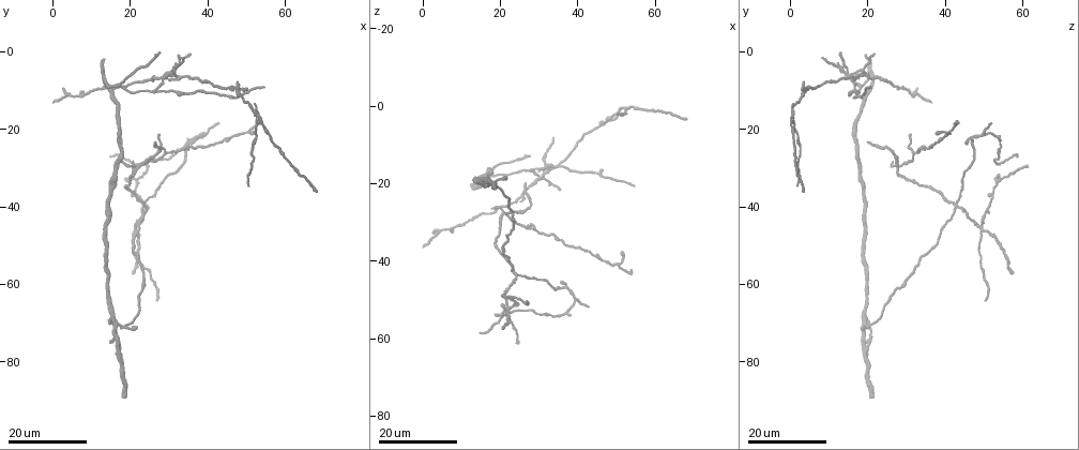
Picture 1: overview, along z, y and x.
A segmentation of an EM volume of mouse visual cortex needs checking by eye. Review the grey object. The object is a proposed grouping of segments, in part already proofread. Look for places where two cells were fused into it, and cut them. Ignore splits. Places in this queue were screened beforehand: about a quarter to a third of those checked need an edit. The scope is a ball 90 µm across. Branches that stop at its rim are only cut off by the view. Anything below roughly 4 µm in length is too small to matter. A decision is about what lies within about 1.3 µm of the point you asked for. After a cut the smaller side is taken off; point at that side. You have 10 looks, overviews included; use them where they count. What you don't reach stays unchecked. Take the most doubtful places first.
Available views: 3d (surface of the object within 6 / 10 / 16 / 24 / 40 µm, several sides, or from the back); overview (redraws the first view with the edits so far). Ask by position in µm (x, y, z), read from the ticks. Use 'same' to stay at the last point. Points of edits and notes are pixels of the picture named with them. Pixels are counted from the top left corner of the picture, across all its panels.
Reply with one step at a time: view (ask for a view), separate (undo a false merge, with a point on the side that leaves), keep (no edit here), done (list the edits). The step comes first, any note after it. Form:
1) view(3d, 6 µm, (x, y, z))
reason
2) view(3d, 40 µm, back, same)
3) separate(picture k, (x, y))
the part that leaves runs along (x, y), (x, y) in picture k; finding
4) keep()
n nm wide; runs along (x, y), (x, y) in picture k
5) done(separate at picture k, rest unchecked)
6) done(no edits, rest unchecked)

view(3d, 16 µm, (23.0, 40.0, 43.0))

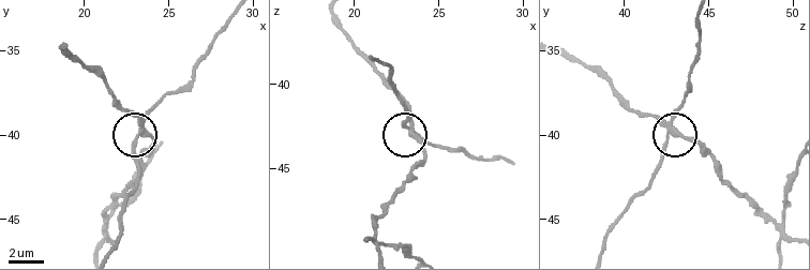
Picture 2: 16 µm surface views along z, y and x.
view(3d, 10 µm, (23.5, 39.7, 42.9))

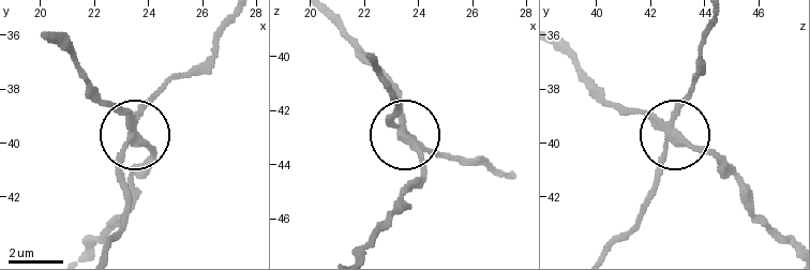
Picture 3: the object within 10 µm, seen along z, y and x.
separate(picture 3, (151, 150))
the part that leaves runs along (133, 131), (130, 115), (105, 103), (63, 47) in picture 3; two cells meet here

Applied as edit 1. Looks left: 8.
view(overview)
see it whole again

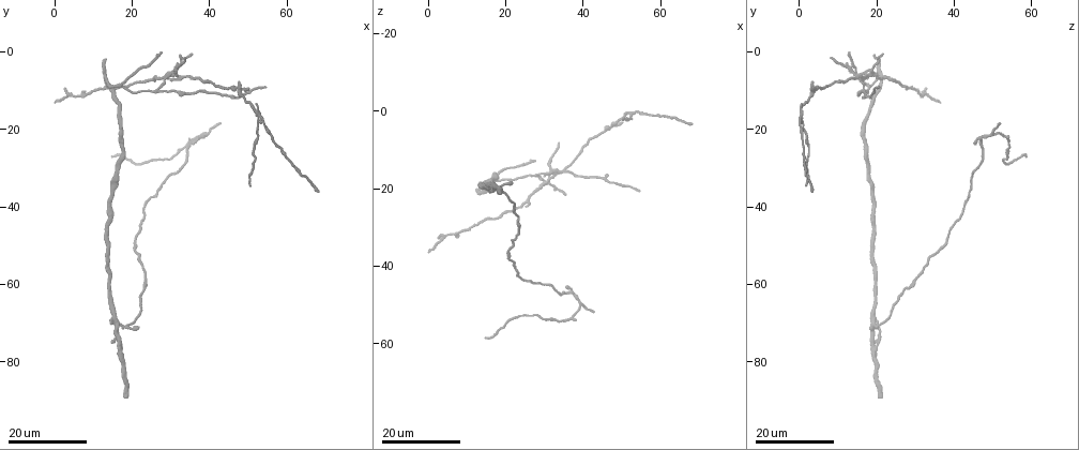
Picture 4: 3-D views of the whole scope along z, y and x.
view(3d, 16 µm, (26.5, 10.0, 17.0))
two arms in line, one across

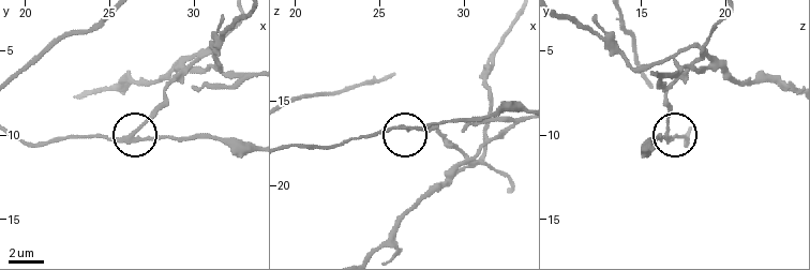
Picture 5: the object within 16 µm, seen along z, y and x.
view(3d, 6 µm, (26.5, 9.8, 16.6))

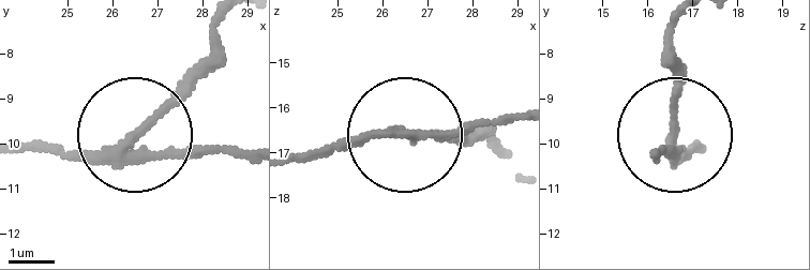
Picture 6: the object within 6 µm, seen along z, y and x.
separate(picture 6, (171, 100))
190 nm wide; the part that leaves runs along (123, 145), (204, 57), (219, 21) in picture 6; a second cell is stuck on

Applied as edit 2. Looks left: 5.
view(overview)

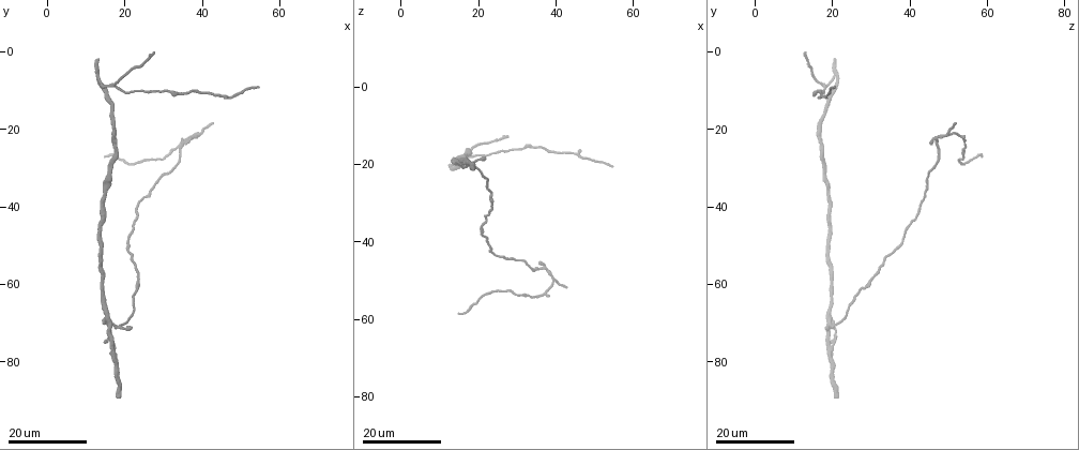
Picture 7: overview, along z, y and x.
view(3d, 24 µm, (15.5, 68.5, 19.5))
four-way junction

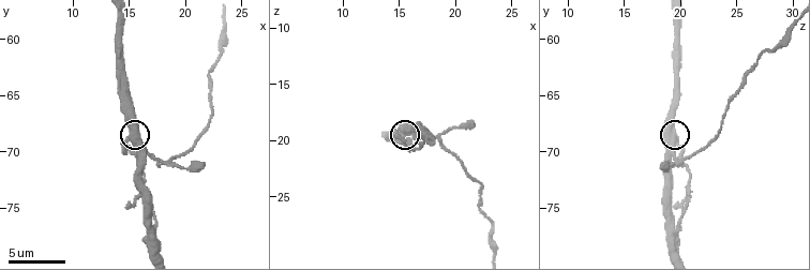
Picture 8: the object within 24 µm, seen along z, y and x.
view(3d, 6 µm, (15.4, 68.0, 19.2))
zoom in

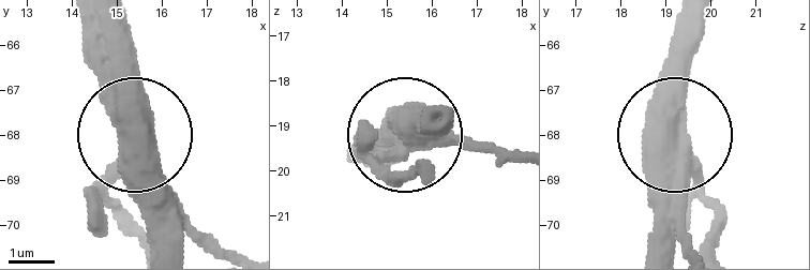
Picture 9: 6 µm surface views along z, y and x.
view(3d, 6 µm, back, (15.40, 68.25, 19.35))
from behind

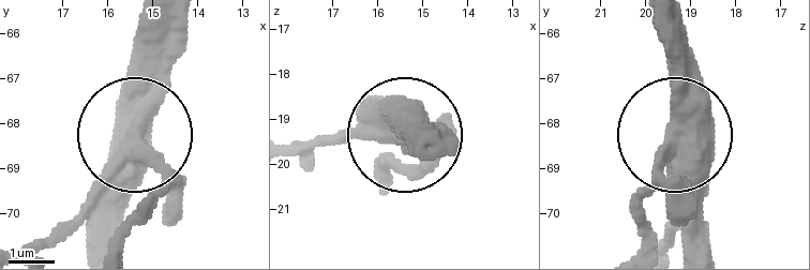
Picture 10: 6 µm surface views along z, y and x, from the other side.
keep()
4 arms; continuous, no second cell

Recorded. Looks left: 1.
done(separate at picture 3, separate at picture 6, rest unchecked)

